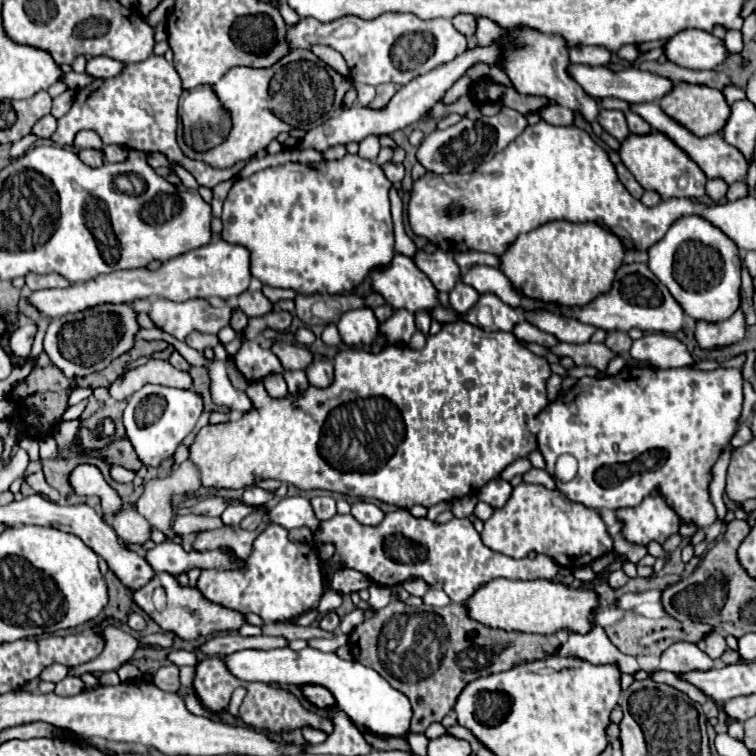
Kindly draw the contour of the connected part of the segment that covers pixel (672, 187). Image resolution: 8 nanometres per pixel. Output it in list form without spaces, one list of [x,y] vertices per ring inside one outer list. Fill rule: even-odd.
[[[650,131],[646,135],[634,135],[630,133],[622,145],[620,145],[620,157],[622,163],[630,169],[630,173],[636,177],[636,181],[644,187],[644,189],[652,189],[658,191],[662,195],[662,199],[670,199],[670,197],[688,197],[688,199],[702,199],[706,195],[706,181],[708,177],[704,177],[704,171],[688,157],[688,153],[684,153],[666,133],[662,131]],[[680,175],[688,175],[688,183],[684,189],[678,187],[678,177]]]

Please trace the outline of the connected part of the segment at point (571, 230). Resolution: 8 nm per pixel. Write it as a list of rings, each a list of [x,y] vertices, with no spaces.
[[[550,221],[530,233],[520,235],[508,253],[504,253],[500,269],[528,297],[536,297],[558,305],[586,305],[612,285],[612,273],[620,267],[624,247],[614,233],[596,223]]]

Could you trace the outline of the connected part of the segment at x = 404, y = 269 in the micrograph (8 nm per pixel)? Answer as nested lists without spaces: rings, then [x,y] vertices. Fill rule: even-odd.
[[[394,253],[390,265],[378,265],[370,271],[370,279],[372,279],[372,289],[376,293],[380,293],[388,305],[392,305],[394,309],[406,309],[410,313],[416,311],[428,311],[432,307],[438,305],[436,301],[436,289],[430,283],[430,279],[414,265],[414,261],[402,253]]]

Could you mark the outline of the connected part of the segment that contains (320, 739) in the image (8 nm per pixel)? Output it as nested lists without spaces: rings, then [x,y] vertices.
[[[304,727],[302,733],[304,733],[304,739],[306,739],[308,743],[312,743],[312,745],[324,743],[326,737],[328,737],[324,731],[318,731],[318,729],[314,729],[314,727]]]

